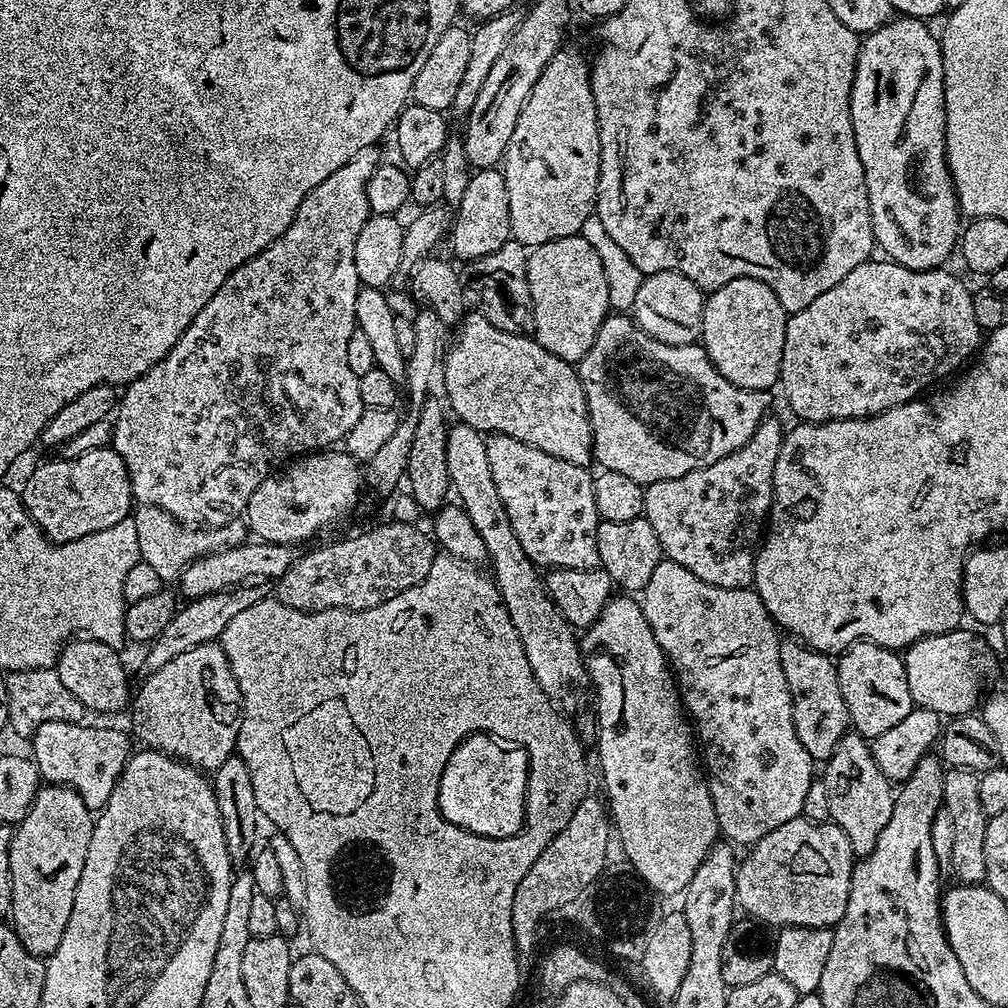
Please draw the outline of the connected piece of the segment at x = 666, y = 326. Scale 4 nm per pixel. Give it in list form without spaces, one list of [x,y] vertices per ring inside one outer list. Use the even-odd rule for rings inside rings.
[[[658,271],[641,279],[630,314],[644,333],[667,345],[686,345],[700,340],[705,293],[692,279],[677,271]]]

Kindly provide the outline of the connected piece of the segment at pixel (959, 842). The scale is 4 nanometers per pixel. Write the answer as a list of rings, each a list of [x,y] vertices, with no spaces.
[[[948,768],[944,774],[943,811],[952,823],[952,841],[948,856],[952,859],[952,872],[962,884],[984,884],[986,874],[986,826],[988,815],[980,801],[980,776],[969,768]]]

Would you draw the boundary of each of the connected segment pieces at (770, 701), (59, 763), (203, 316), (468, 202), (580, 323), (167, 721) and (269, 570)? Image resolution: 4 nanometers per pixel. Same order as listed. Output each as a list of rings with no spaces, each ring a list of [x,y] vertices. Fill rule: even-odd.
[[[667,558],[661,560],[658,566],[654,566],[654,574],[650,574],[650,582],[645,586],[642,593],[642,607],[646,614],[646,622],[650,622],[650,630],[654,630],[654,638],[658,638],[658,646],[662,646],[664,655],[667,656],[669,665],[676,678],[676,686],[680,690],[680,698],[686,709],[687,715],[690,717],[691,723],[694,725],[694,736],[698,741],[699,751],[702,753],[702,768],[706,773],[708,789],[710,790],[710,798],[714,802],[714,814],[716,815],[716,827],[721,833],[724,832],[729,841],[733,845],[751,846],[758,843],[766,834],[770,834],[770,830],[778,830],[778,826],[782,826],[782,822],[790,822],[794,817],[801,815],[803,810],[803,802],[805,801],[806,792],[810,789],[814,781],[812,775],[812,767],[814,761],[810,754],[806,754],[806,746],[802,746],[802,742],[798,742],[798,730],[794,730],[794,714],[792,713],[792,699],[790,698],[790,690],[786,682],[786,674],[782,674],[782,662],[780,661],[780,642],[782,639],[781,633],[778,631],[778,626],[772,621],[772,616],[766,610],[766,606],[762,606],[762,598],[758,598],[758,594],[752,588],[719,588],[718,586],[710,586],[710,582],[702,582],[702,578],[694,578],[694,574],[690,574],[690,570],[686,570],[686,566],[678,566],[673,560]]]
[[[55,720],[38,726],[30,738],[30,759],[36,763],[41,781],[73,788],[89,810],[106,806],[130,755],[129,737],[116,728],[91,728],[85,722]]]
[[[375,147],[363,148],[346,162],[346,166],[338,166],[326,182],[314,186],[310,194],[298,206],[290,226],[266,250],[262,250],[254,258],[247,260],[238,270],[218,286],[218,294],[198,310],[194,322],[178,338],[176,345],[144,376],[140,376],[133,384],[127,385],[119,397],[111,421],[112,438],[110,447],[122,458],[128,471],[132,498],[137,505],[149,504],[158,510],[166,510],[179,524],[203,526],[208,530],[223,528],[237,519],[236,516],[245,511],[250,502],[250,494],[258,490],[260,483],[277,471],[276,464],[283,465],[293,458],[299,458],[309,452],[327,449],[335,440],[343,441],[345,436],[358,422],[365,406],[358,394],[359,376],[350,370],[346,362],[346,342],[350,342],[350,334],[357,328],[354,314],[354,298],[360,293],[361,282],[358,278],[358,266],[354,266],[354,245],[358,242],[358,234],[362,234],[362,226],[370,215],[366,202],[366,182],[370,174],[374,174],[378,163]]]
[[[499,167],[481,168],[471,173],[461,205],[450,224],[450,238],[451,234],[452,252],[460,262],[494,254],[494,250],[499,250],[512,239],[510,194],[506,194],[506,178]]]
[[[582,235],[567,236],[537,244],[528,253],[528,299],[532,308],[532,324],[536,327],[534,339],[544,349],[566,363],[575,365],[594,346],[594,338],[602,322],[610,314],[608,299],[610,290],[606,286],[606,270],[602,270],[602,261],[594,251],[594,246],[586,242]]]
[[[219,643],[194,646],[178,658],[170,658],[162,670],[154,670],[143,677],[140,689],[135,689],[130,700],[132,712],[131,735],[141,740],[145,749],[164,752],[176,760],[182,760],[205,774],[212,774],[236,751],[236,739],[240,729],[240,691],[232,673],[230,662]]]
[[[252,540],[243,544],[229,545],[200,556],[194,563],[189,564],[180,576],[180,583],[182,582],[180,592],[187,599],[196,599],[251,580],[267,580],[266,578],[277,580],[290,568],[295,557],[295,549],[288,544]]]

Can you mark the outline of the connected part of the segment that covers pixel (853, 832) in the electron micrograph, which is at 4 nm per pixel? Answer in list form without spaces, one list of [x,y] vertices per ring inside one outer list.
[[[855,730],[848,731],[842,742],[838,742],[834,754],[823,768],[828,820],[837,824],[842,834],[850,838],[853,857],[870,854],[870,850],[874,850],[874,845],[878,843],[878,834],[882,834],[886,822],[890,822],[892,817],[896,801],[893,781],[888,780],[882,770],[878,770],[878,762],[874,762],[869,741]]]

